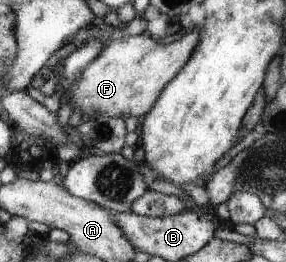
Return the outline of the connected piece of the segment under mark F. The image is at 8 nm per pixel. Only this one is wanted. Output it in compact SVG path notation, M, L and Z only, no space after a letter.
M196 29L167 40L155 41L147 32L140 36L112 39L71 88L74 110L78 109L85 117L106 115L123 120L130 116L143 118L155 105L165 86L189 61L199 42L200 32Z

